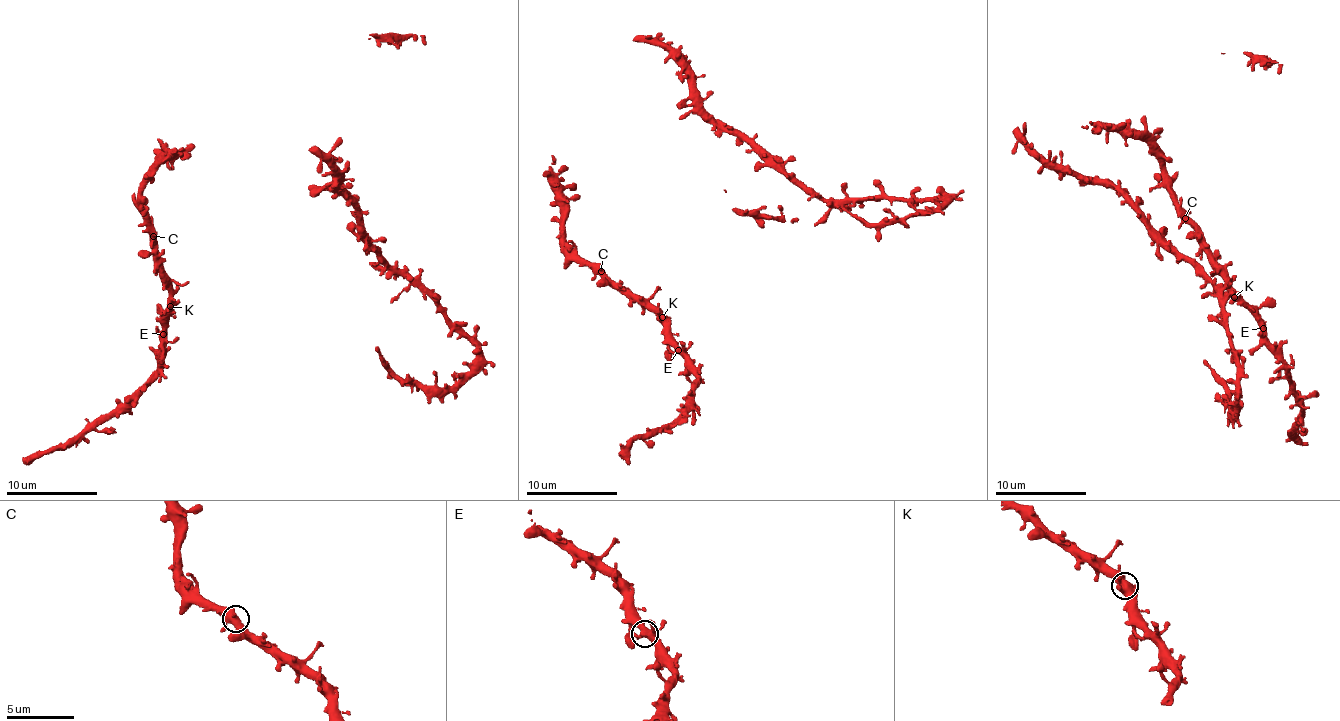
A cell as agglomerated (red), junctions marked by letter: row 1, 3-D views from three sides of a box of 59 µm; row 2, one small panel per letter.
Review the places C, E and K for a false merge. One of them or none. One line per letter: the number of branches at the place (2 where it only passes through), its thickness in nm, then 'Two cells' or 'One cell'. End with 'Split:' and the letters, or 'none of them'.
C: Branches: 4. Thickness 480 nm. One cell
E: Branches: 4. Thickness 480 nm. One cell
K: Branches: 4. Thickness 480 nm. One cell
Split: none of them

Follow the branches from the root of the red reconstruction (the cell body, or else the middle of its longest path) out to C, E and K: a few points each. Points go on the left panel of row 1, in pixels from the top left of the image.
C: (191, 155), (164, 155), (163, 163), (144, 185), (143, 207), (148, 228), (153, 236)
E: (191, 155), (164, 155), (143, 192), (148, 231), (170, 296), (163, 334)
K: (191, 155), (164, 155), (143, 192), (148, 231), (156, 246), (170, 306)

